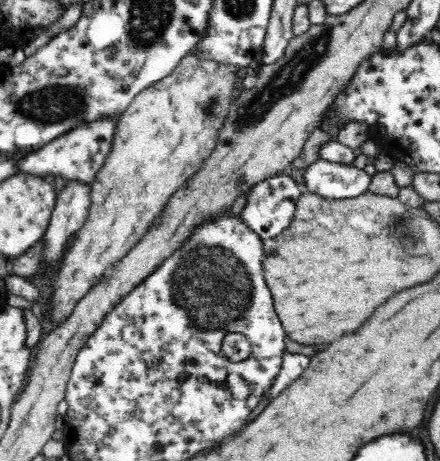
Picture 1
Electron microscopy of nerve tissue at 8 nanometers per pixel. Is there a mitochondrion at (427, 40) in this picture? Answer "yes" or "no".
no

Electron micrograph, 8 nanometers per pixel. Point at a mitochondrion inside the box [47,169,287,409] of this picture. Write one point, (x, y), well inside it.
(210, 282)

